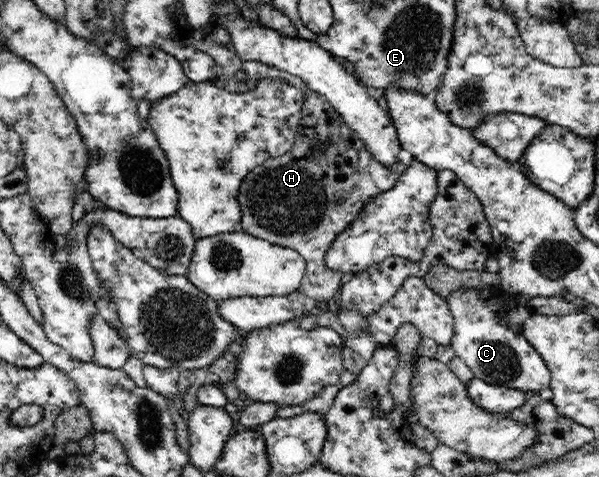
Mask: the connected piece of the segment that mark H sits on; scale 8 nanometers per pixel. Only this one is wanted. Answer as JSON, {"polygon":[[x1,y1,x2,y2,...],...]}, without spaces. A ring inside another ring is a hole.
{"polygon":[[214,16,209,18,206,26,193,31,190,43,216,62,216,73,209,79,216,87,247,92,255,88,259,79,270,77,280,78,304,92,302,121,292,151,267,159,246,174,238,190,237,202,241,206,242,232,273,245,289,247,304,258,306,273,300,291,314,299,321,308,337,298,342,287,343,274,328,269,324,262,334,239,354,223,372,197,398,183,407,165,401,160,390,167,380,164,358,134,346,126,334,107,330,109,330,102,314,90,310,91,303,79,262,62,243,60,235,50,229,32],[238,71,246,73,247,82,236,80],[318,143,326,143,326,155,310,155,310,147,318,147]]}

